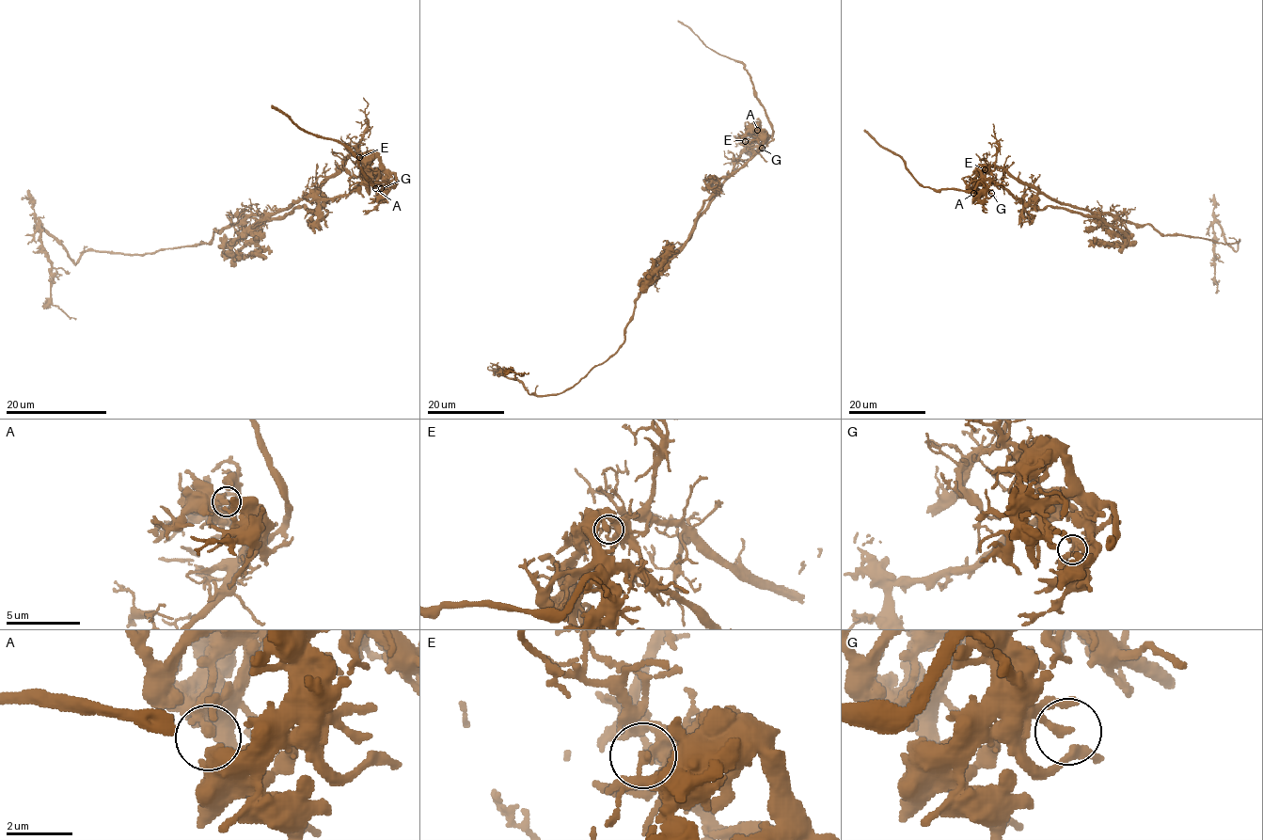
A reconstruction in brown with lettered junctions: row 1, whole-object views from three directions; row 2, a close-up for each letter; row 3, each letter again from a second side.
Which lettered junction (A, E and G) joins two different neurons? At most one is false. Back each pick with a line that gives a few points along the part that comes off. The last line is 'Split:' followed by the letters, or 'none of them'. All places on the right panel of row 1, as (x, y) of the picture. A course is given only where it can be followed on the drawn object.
E: Course of the part to remove: (985, 169), (1002, 166), (1047, 196), (1150, 224), (1164, 235), (1239, 241), (1239, 248), (1216, 222), (1216, 293)
Split: E

